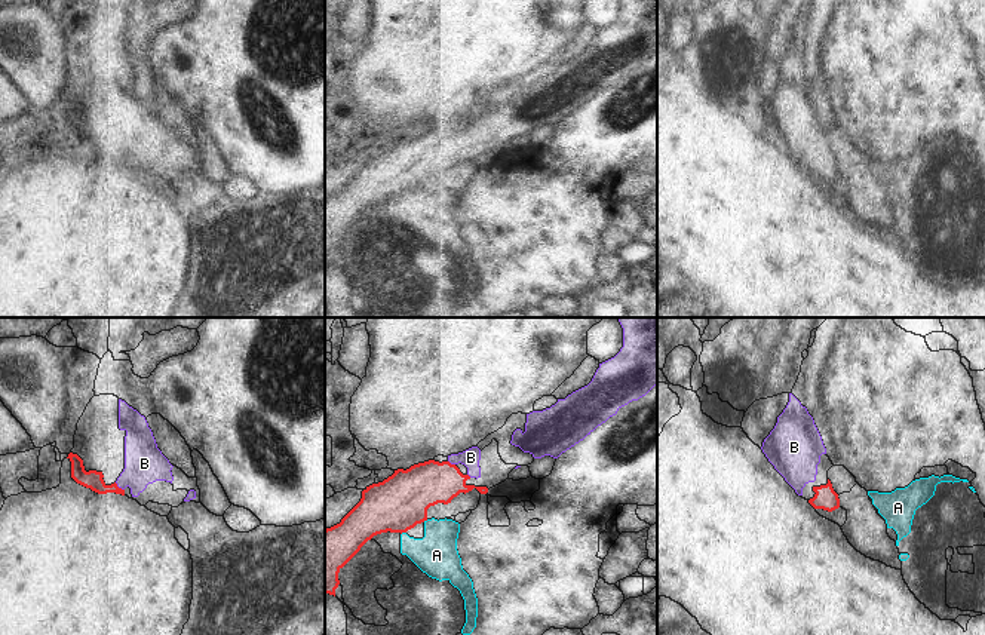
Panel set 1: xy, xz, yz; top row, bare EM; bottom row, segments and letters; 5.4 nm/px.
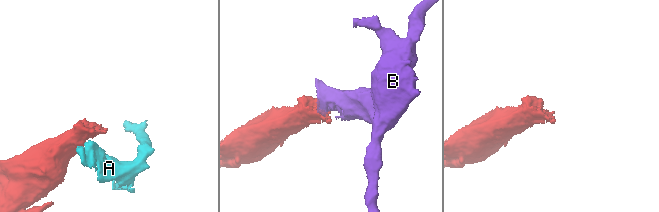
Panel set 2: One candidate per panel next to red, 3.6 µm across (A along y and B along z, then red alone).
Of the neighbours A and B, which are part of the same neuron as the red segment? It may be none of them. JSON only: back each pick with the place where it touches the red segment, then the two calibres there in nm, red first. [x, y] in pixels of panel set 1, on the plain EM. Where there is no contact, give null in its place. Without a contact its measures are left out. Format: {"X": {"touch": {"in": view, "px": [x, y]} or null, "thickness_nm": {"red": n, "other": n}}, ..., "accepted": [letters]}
{"B": {"touch": {"in": "xy", "px": [117, 155]}, "thickness_nm": {"red": 100, "other": 220}}, "accepted": ["B"]}

